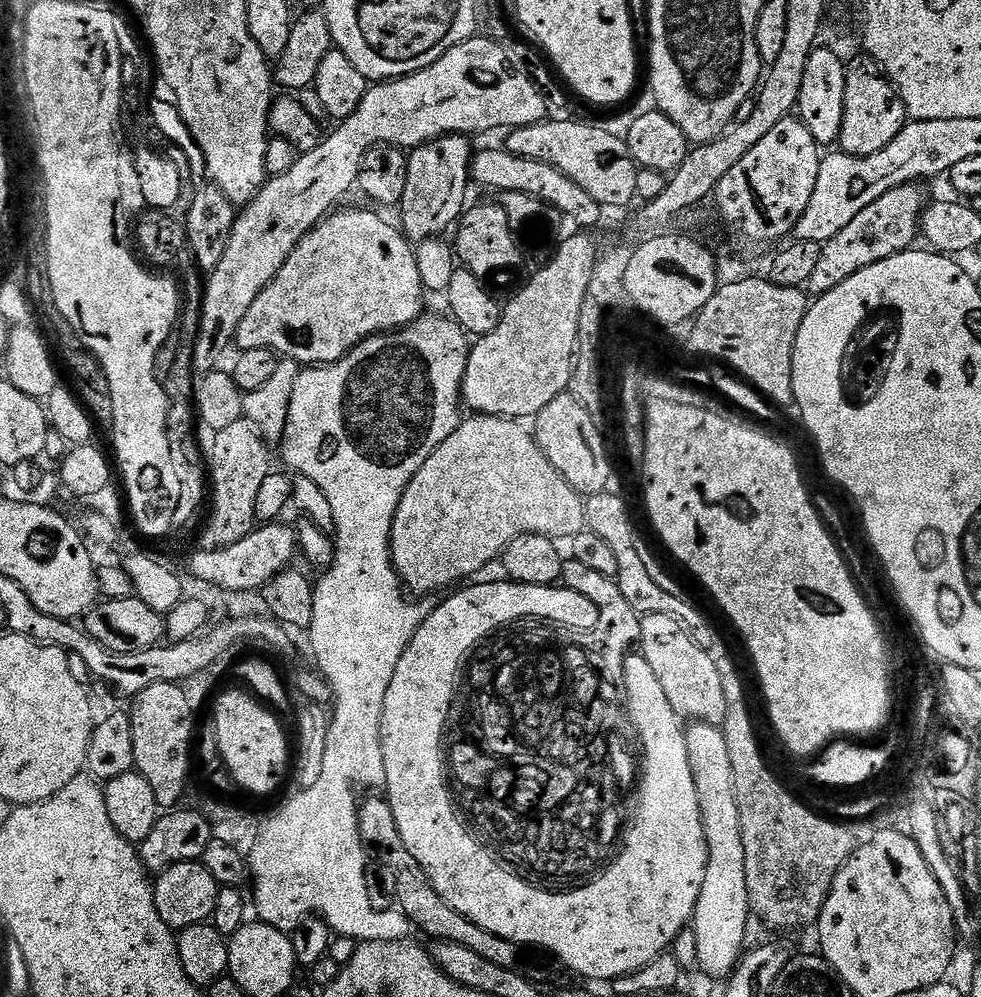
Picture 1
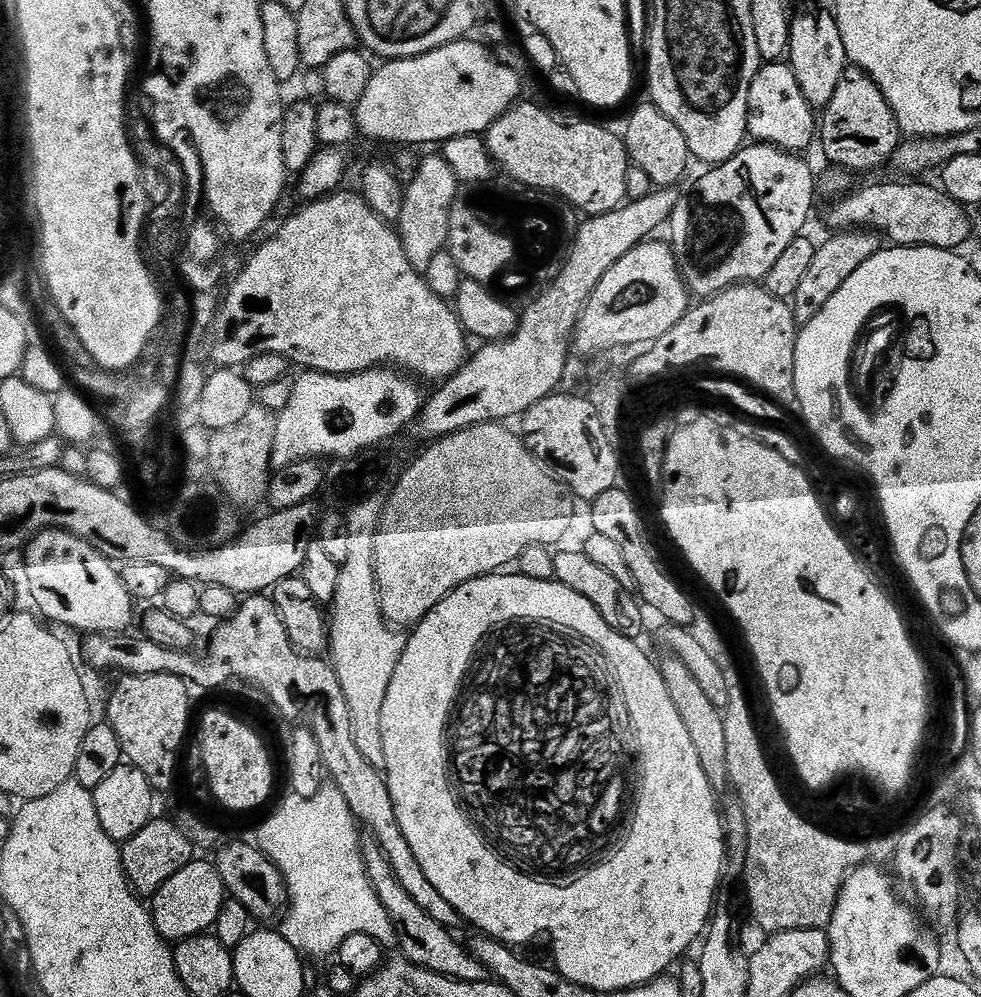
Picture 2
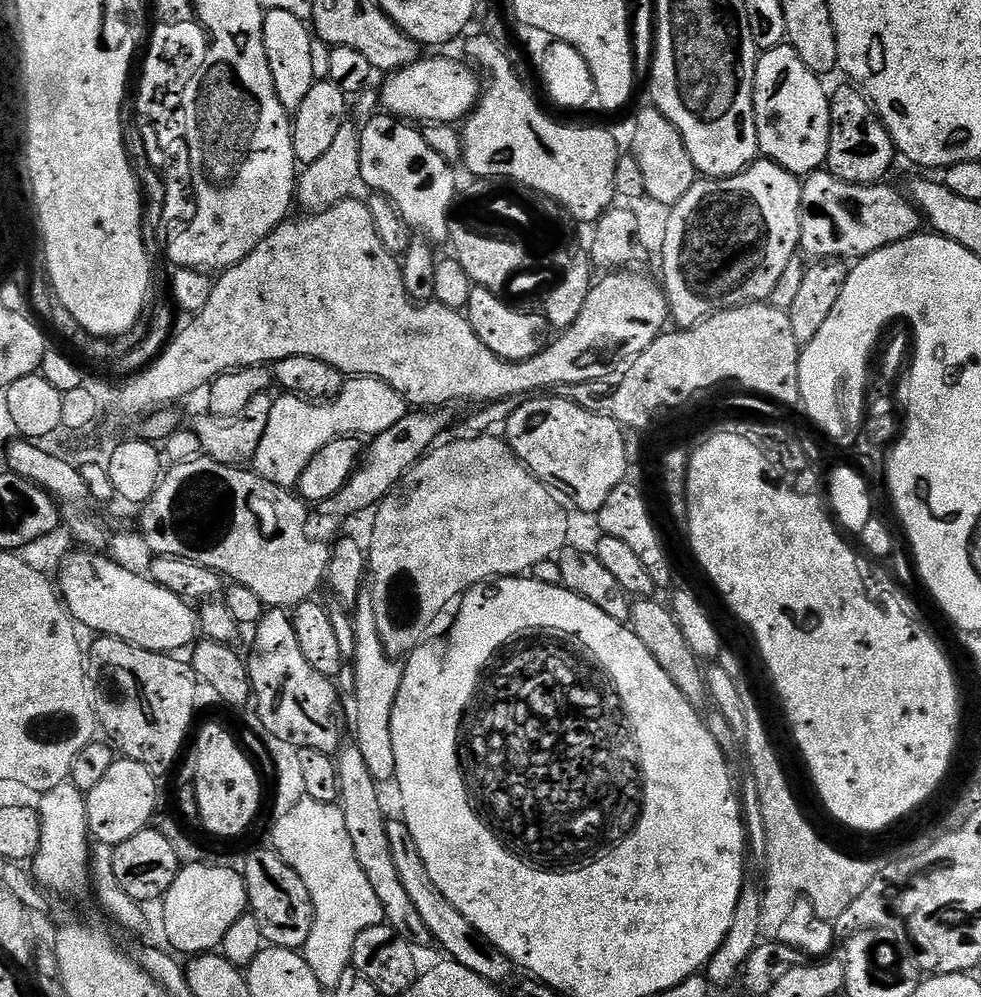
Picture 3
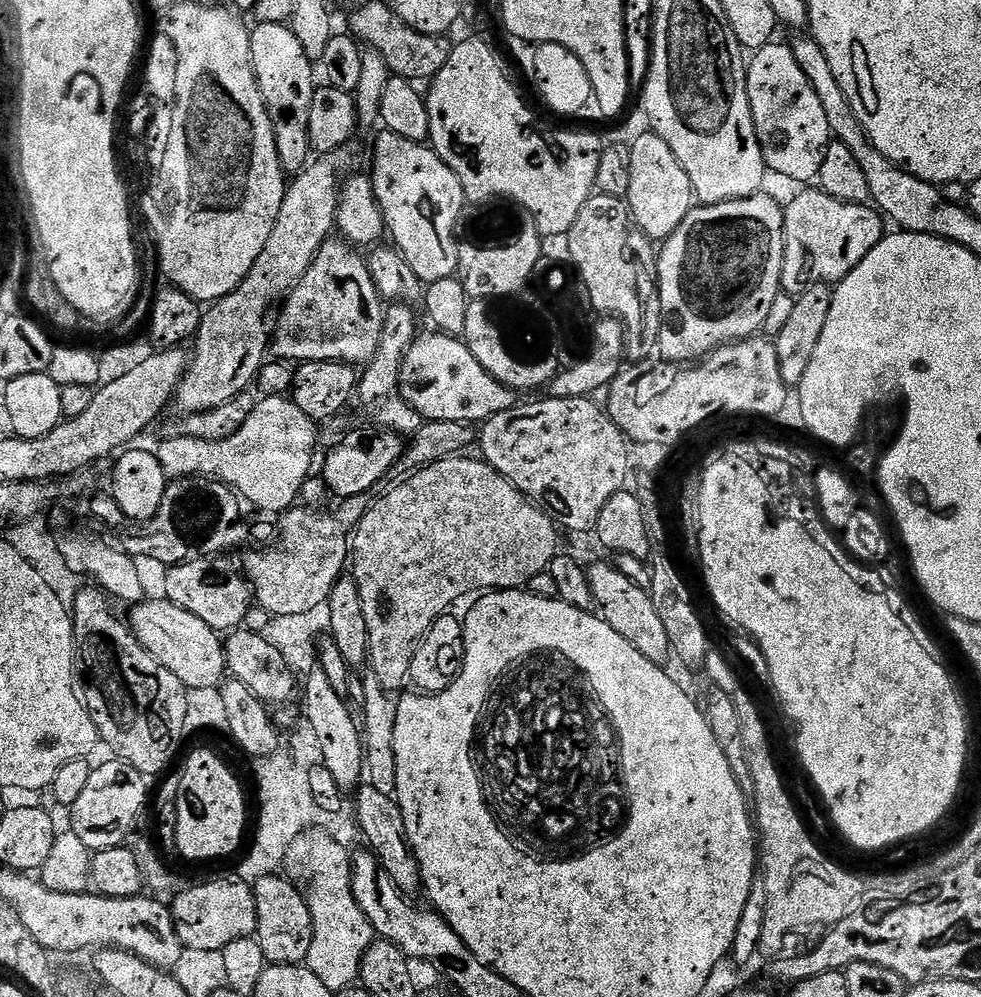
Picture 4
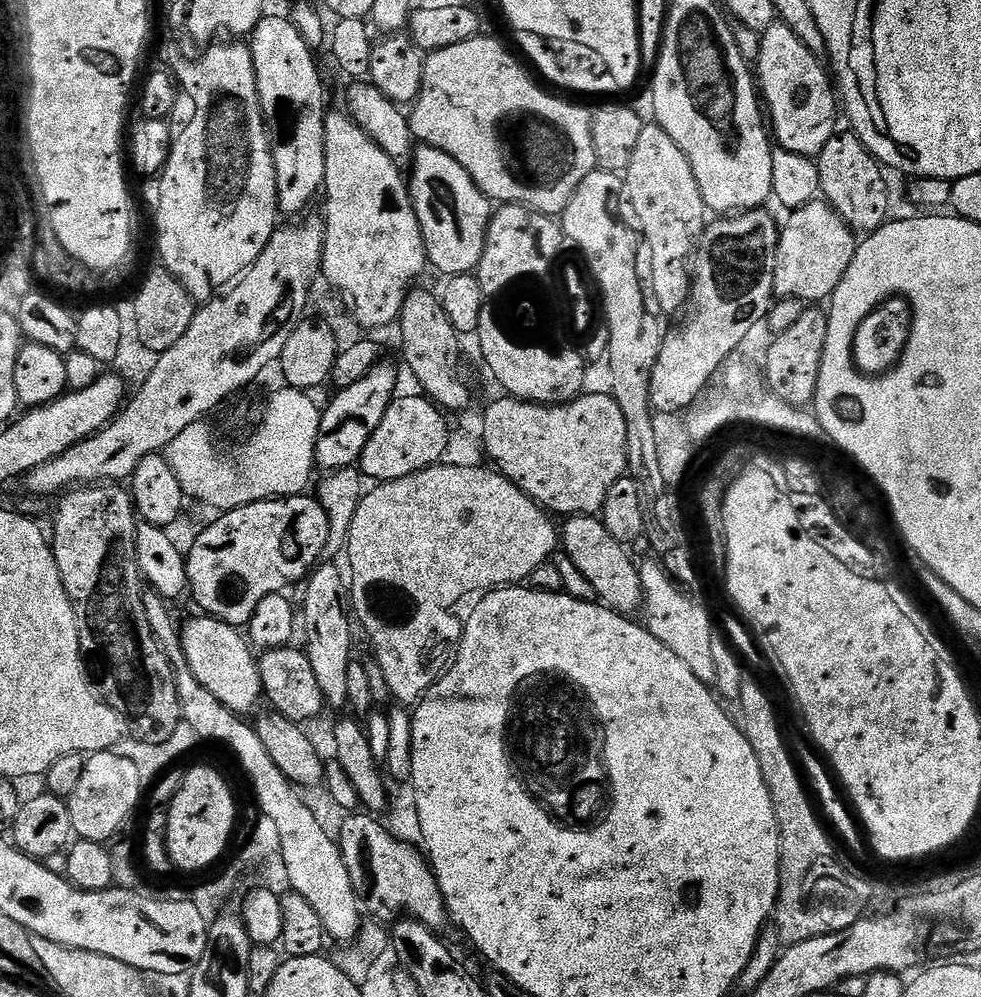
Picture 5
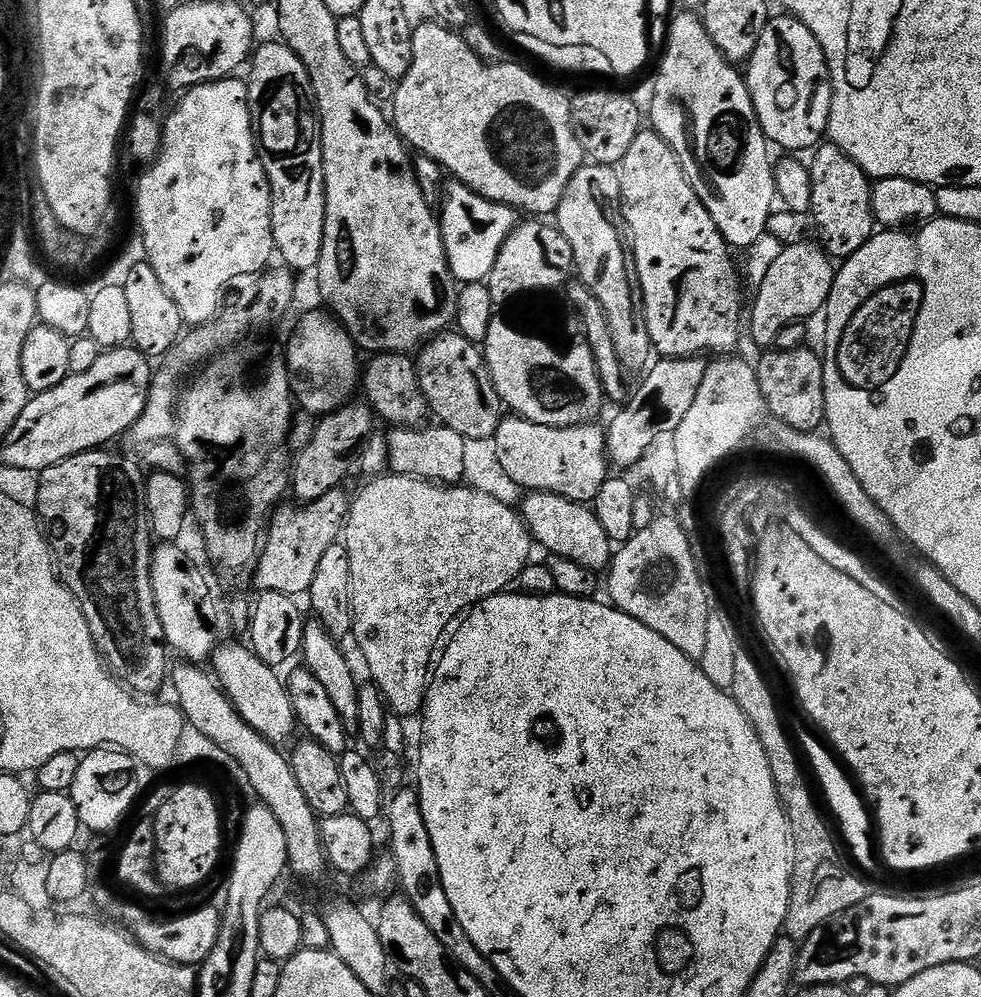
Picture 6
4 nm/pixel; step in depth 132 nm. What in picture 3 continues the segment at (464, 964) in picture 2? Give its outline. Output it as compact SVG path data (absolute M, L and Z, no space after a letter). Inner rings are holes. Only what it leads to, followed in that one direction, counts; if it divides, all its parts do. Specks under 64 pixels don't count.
M344 746L335 753L334 759L336 771L340 773L338 803L346 818L346 831L350 833L350 842L354 846L354 858L358 858L358 866L362 866L374 894L378 894L378 902L382 902L387 925L413 946L431 945L433 939L430 930L426 930L426 922L418 918L418 909L406 895L406 889L402 887L402 878L398 878L398 869L395 868L394 858L390 854L388 820L386 815L384 816L384 804L380 801L379 790L376 789L377 777L374 775L369 757L361 748Z

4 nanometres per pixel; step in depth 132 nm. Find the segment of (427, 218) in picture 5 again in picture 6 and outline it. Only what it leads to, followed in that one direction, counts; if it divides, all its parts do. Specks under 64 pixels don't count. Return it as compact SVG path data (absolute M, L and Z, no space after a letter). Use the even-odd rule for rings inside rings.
M459 182L445 183L442 188L444 205L438 208L440 218L440 229L444 234L444 244L448 251L448 264L452 267L452 272L456 275L457 281L464 284L478 284L487 281L488 276L494 270L494 262L498 262L498 254L510 238L510 234L515 230L518 223L517 209L511 204L496 204L493 200L487 200L480 196L472 188L467 188L465 184Z

